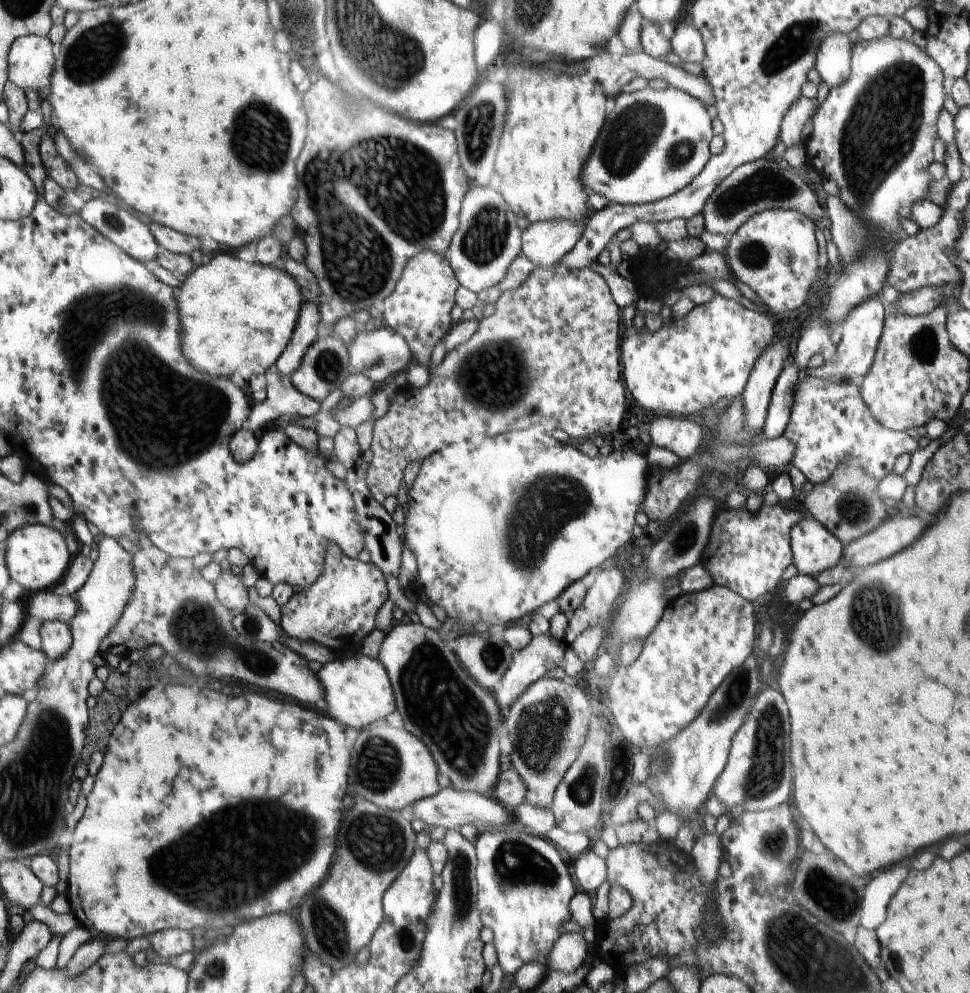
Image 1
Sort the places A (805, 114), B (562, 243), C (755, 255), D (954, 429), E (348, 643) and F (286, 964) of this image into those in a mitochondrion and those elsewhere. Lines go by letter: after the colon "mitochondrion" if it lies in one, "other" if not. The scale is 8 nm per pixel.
A: other
B: other
C: mitochondrion
D: other
E: other
F: other

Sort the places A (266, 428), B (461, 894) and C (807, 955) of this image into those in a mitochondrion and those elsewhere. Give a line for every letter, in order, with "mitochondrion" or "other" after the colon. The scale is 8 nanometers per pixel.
A: other
B: mitochondrion
C: mitochondrion

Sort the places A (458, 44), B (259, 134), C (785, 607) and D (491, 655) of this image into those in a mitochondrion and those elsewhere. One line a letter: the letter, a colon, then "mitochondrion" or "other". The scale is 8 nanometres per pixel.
A: other
B: mitochondrion
C: other
D: mitochondrion

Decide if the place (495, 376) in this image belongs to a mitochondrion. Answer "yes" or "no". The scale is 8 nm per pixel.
yes

